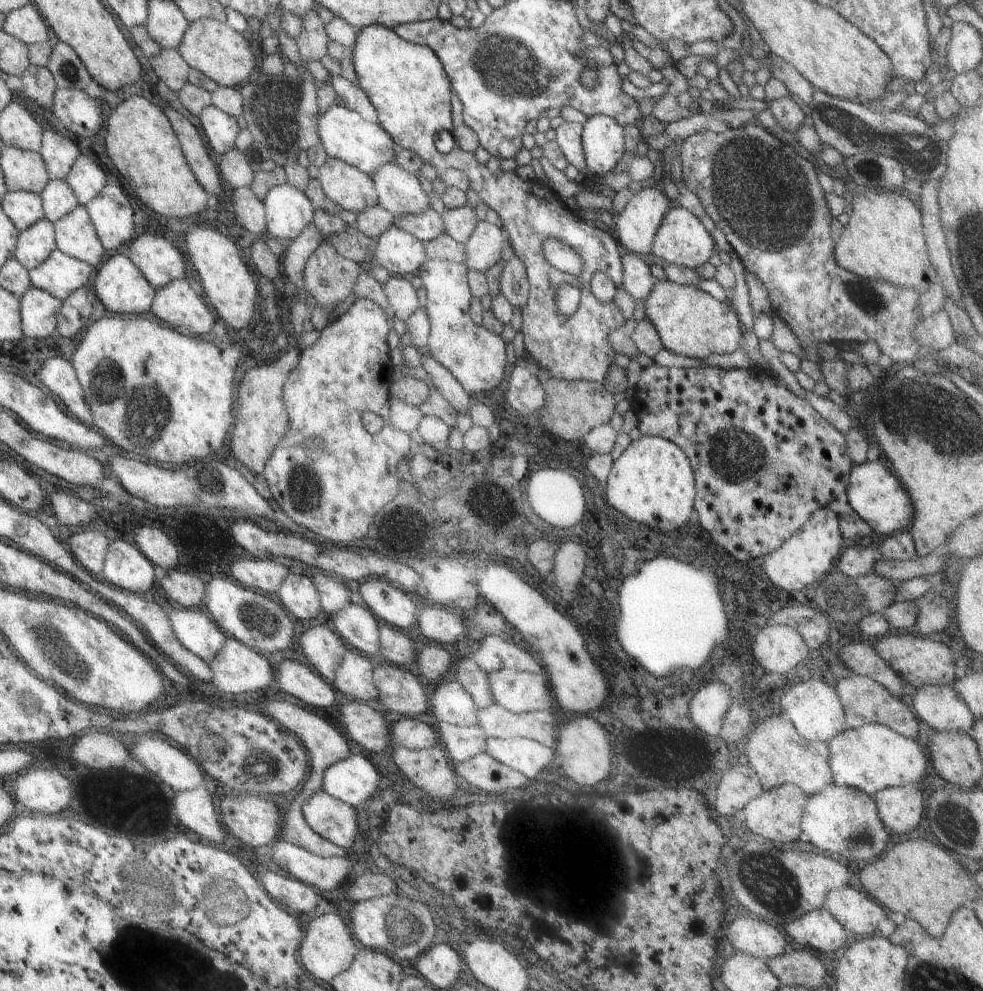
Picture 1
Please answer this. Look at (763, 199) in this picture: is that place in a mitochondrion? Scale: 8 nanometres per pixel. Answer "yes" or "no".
yes

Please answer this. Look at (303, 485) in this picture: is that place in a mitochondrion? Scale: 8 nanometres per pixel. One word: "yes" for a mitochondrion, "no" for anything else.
yes

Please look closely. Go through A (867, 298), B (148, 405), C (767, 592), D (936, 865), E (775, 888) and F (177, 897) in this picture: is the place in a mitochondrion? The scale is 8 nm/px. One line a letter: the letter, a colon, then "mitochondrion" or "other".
A: mitochondrion
B: mitochondrion
C: other
D: other
E: mitochondrion
F: mitochondrion

